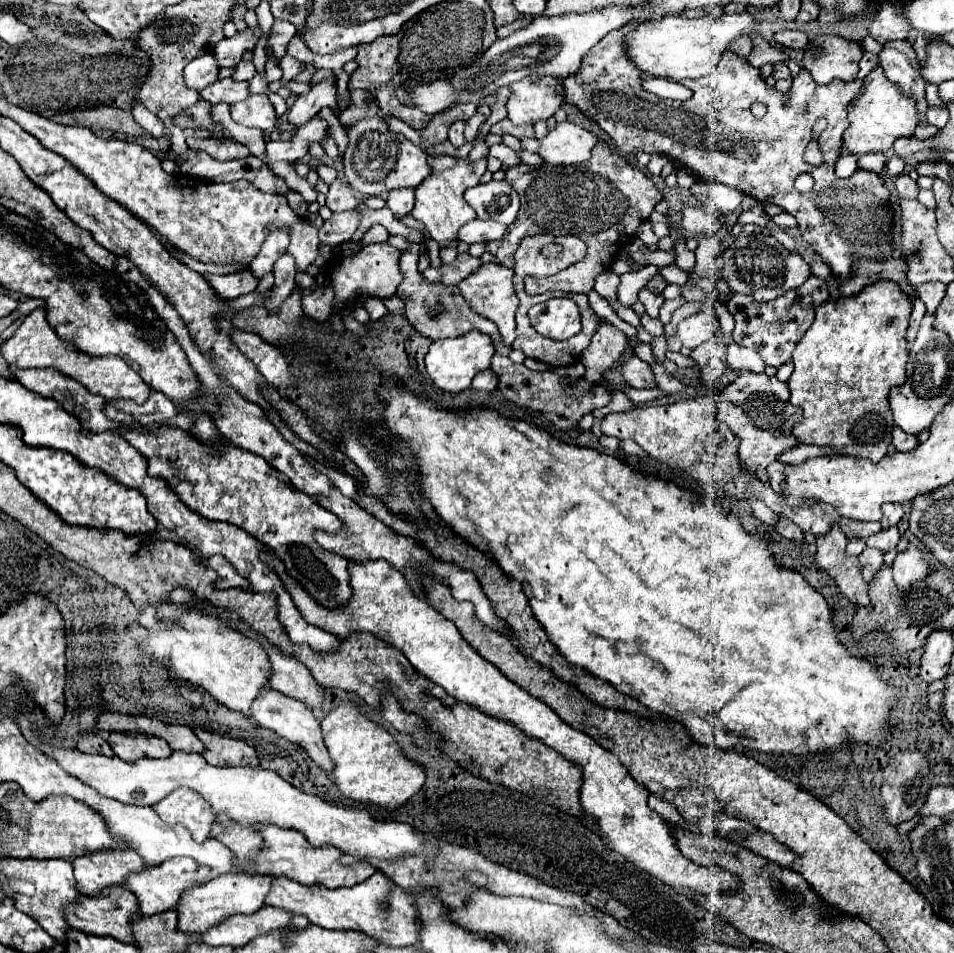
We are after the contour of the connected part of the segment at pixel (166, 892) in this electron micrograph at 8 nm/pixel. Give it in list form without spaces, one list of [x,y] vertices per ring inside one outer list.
[[[174,857],[174,859],[170,859],[162,865],[156,865],[148,871],[140,871],[140,873],[130,875],[126,885],[128,885],[128,889],[132,889],[132,893],[136,893],[142,915],[158,915],[168,909],[174,909],[180,901],[180,895],[188,887],[202,883],[208,875],[210,875],[210,869],[204,865],[196,865],[192,857]]]

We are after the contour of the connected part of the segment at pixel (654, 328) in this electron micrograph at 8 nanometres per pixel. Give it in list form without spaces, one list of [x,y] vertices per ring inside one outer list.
[[[642,315],[640,321],[642,321],[642,327],[644,327],[652,337],[664,335],[664,325],[662,325],[660,319],[652,319],[652,317],[648,317],[648,315]]]

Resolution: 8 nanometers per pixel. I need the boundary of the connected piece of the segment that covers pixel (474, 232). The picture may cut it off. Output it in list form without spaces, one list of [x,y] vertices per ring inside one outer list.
[[[474,219],[474,221],[468,221],[460,233],[458,233],[458,239],[464,241],[464,243],[484,243],[484,241],[496,241],[496,239],[502,239],[506,235],[508,227],[504,227],[502,223],[496,223],[492,219],[488,221],[482,221],[482,219]]]

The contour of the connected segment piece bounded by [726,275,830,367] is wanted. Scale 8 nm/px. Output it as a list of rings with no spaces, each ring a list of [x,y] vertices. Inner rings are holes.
[[[810,275],[806,279],[806,283],[802,285],[802,289],[786,291],[784,295],[780,295],[780,297],[776,297],[772,301],[766,301],[766,303],[754,301],[752,295],[734,293],[726,301],[728,313],[736,321],[736,327],[732,331],[732,339],[738,345],[746,345],[750,349],[758,349],[760,357],[762,357],[762,361],[766,365],[780,367],[780,365],[792,361],[792,351],[794,351],[798,339],[808,331],[808,327],[814,321],[814,309],[818,305],[826,303],[828,299],[830,299],[830,291],[828,291],[826,279],[818,279],[816,275]],[[804,287],[806,287],[806,291],[804,291]]]

